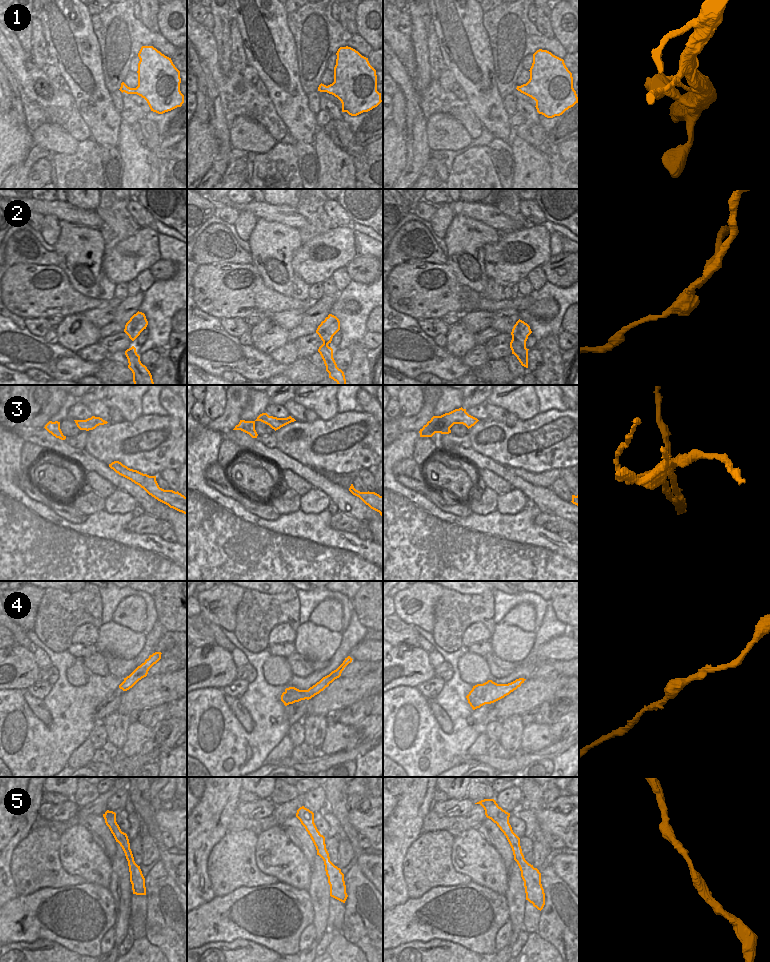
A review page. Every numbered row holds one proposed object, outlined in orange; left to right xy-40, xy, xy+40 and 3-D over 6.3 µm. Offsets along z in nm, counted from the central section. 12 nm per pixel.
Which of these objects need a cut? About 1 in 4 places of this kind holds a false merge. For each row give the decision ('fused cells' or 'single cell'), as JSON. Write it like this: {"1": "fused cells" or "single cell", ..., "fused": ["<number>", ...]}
{"1": "single cell", "2": "fused cells", "3": "fused cells", "4": "single cell", "5": "single cell", "fused": ["2", "3"]}

